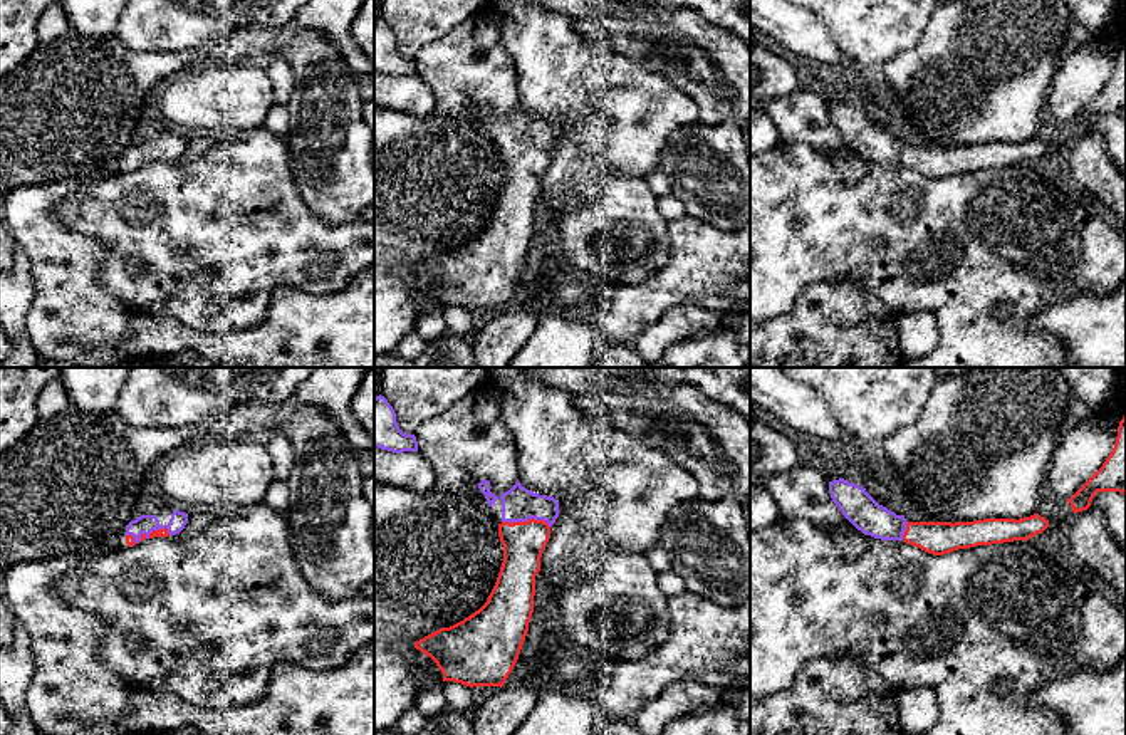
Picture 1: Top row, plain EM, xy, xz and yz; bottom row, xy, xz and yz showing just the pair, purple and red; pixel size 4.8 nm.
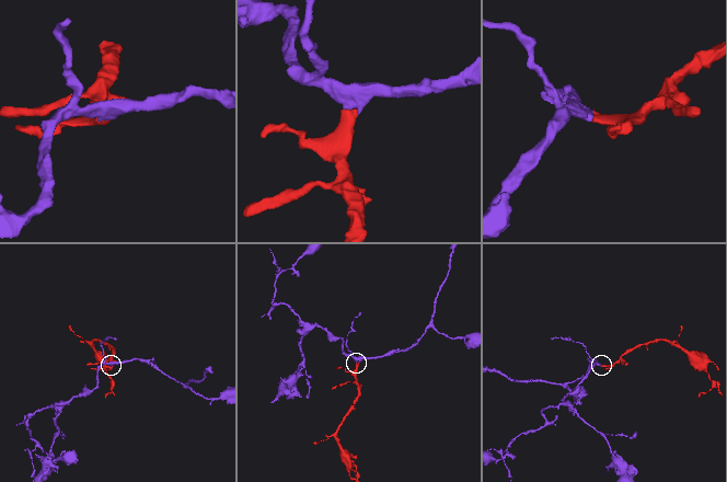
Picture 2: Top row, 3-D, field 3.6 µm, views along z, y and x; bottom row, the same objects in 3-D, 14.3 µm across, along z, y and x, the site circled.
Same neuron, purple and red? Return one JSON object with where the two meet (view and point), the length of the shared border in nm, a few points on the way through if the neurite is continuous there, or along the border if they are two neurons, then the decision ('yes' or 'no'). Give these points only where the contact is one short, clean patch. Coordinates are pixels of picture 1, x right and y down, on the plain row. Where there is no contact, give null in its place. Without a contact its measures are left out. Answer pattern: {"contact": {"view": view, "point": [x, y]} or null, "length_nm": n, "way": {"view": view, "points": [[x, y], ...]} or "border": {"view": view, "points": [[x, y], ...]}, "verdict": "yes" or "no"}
{"contact": {"view": "xz", "point": [527, 143]}, "length_nm": 240, "way": {"view": "xz", "points": [[519, 128], [527, 143], [524, 166]]}, "verdict": "yes"}

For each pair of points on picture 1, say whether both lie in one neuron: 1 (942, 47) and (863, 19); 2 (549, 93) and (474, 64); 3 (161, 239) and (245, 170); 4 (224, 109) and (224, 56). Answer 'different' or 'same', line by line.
1: different
2: different
3: same
4: different

